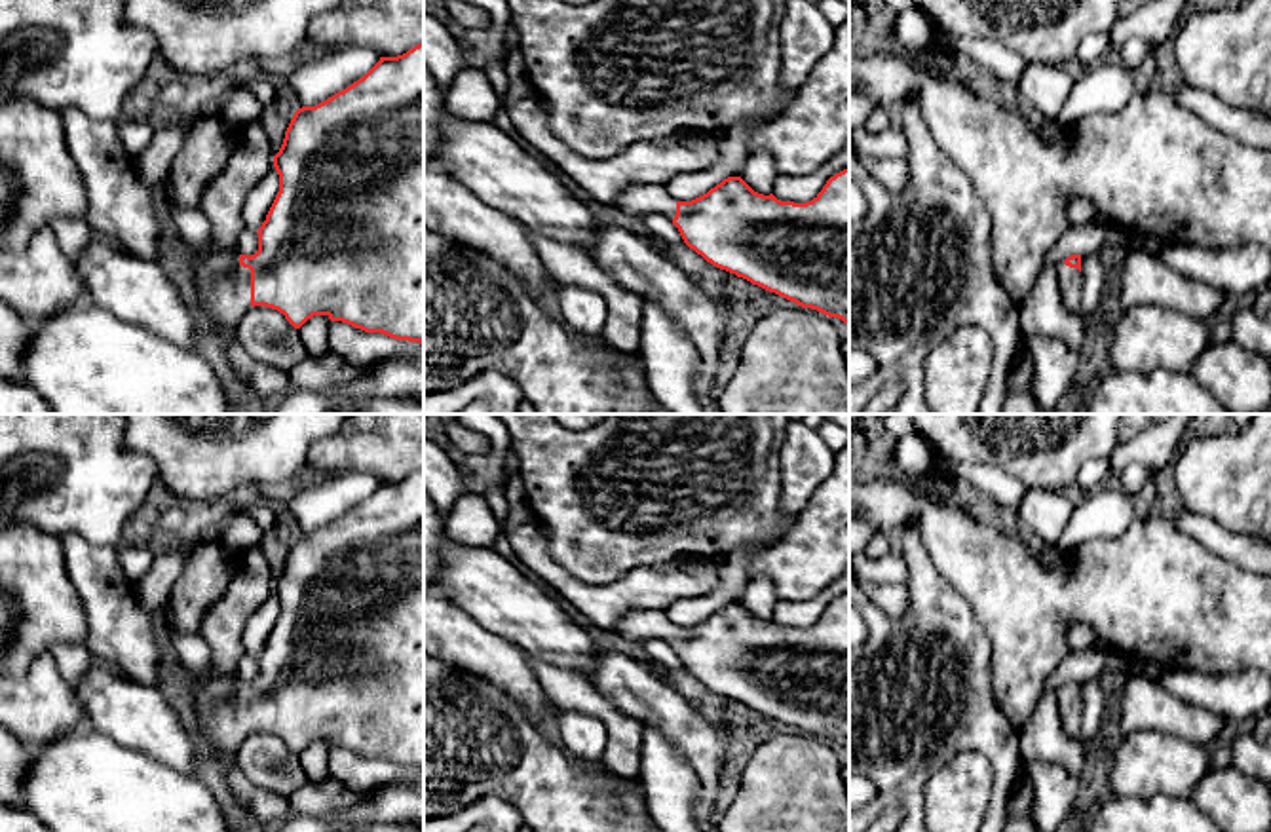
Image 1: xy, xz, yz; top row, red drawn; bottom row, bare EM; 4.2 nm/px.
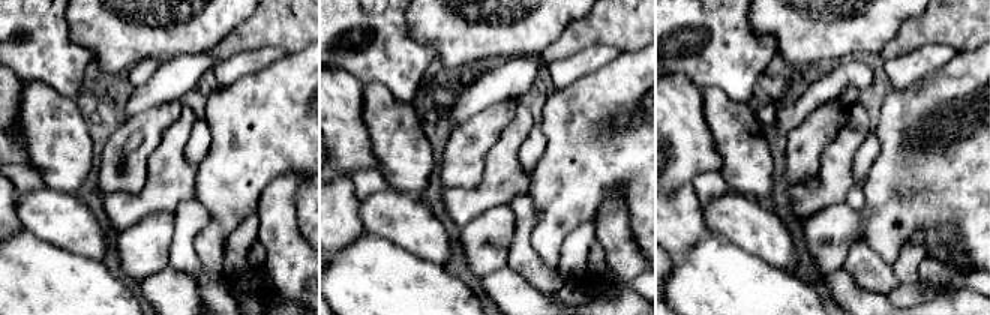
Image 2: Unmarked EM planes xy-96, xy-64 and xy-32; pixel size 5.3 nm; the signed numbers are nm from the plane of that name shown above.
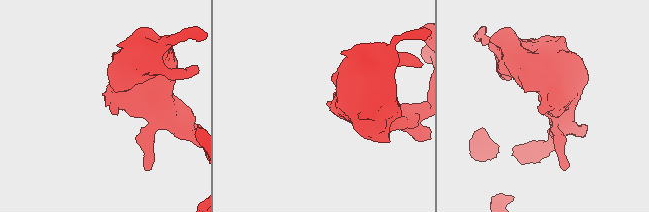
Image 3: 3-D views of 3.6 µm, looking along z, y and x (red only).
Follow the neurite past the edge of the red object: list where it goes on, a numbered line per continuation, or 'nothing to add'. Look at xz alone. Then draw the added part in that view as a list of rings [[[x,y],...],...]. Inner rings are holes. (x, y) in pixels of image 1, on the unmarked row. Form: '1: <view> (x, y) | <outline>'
1: xz (641, 625) | [[[629,610],[616,623],[616,633],[633,642],[650,644],[652,640],[665,640],[674,644],[676,640],[676,623],[665,617],[657,610]]]

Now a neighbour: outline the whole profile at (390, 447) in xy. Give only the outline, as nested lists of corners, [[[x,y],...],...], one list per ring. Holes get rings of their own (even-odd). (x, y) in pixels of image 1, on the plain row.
[[[348,414],[340,429],[315,441],[306,463],[325,473],[369,473],[397,482],[424,469],[424,414]]]

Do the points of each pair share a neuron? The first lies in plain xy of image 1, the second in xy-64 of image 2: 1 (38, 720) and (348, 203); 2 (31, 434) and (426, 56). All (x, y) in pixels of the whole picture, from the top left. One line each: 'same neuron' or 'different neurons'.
1: same neuron
2: same neuron

